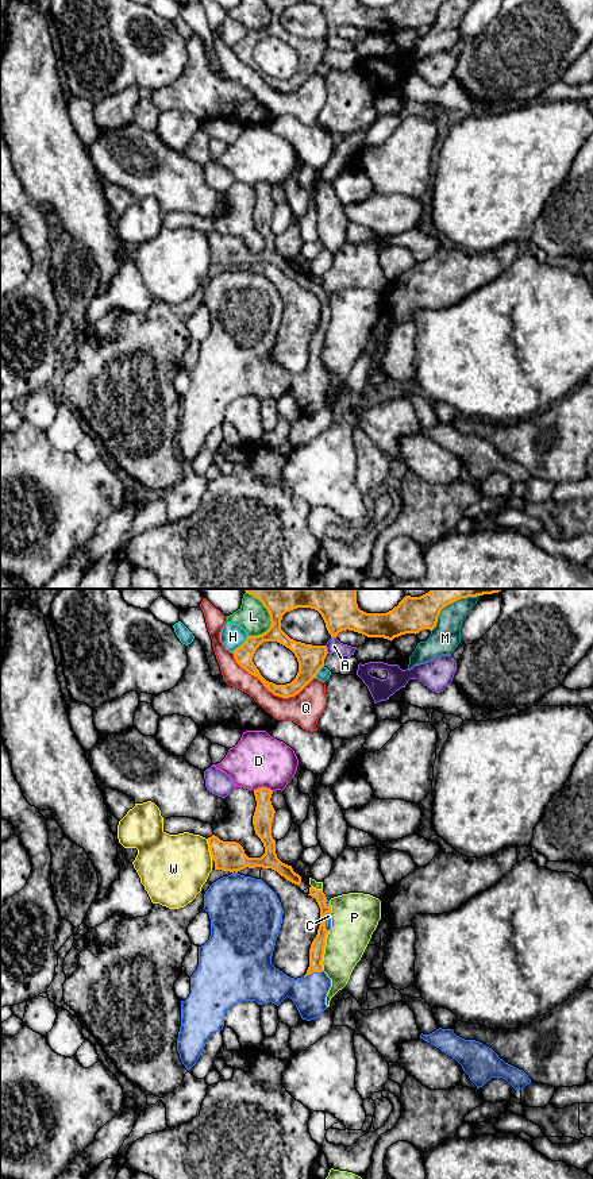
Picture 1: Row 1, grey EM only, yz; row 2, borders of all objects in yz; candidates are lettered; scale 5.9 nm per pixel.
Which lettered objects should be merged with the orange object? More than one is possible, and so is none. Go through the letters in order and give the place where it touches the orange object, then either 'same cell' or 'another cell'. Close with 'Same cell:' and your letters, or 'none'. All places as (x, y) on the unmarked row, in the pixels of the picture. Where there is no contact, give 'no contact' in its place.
A: yz (326, 45) | another cell
C: yz (312, 368) | same cell
D: yz (262, 182) | another cell
H: yz (242, 39) | another cell
L: yz (270, 22) | another cell
M: yz (438, 11) | another cell
P: yz (323, 346) | another cell
Q: yz (272, 87) | another cell
W: yz (210, 245) | another cell
Same cell: C

